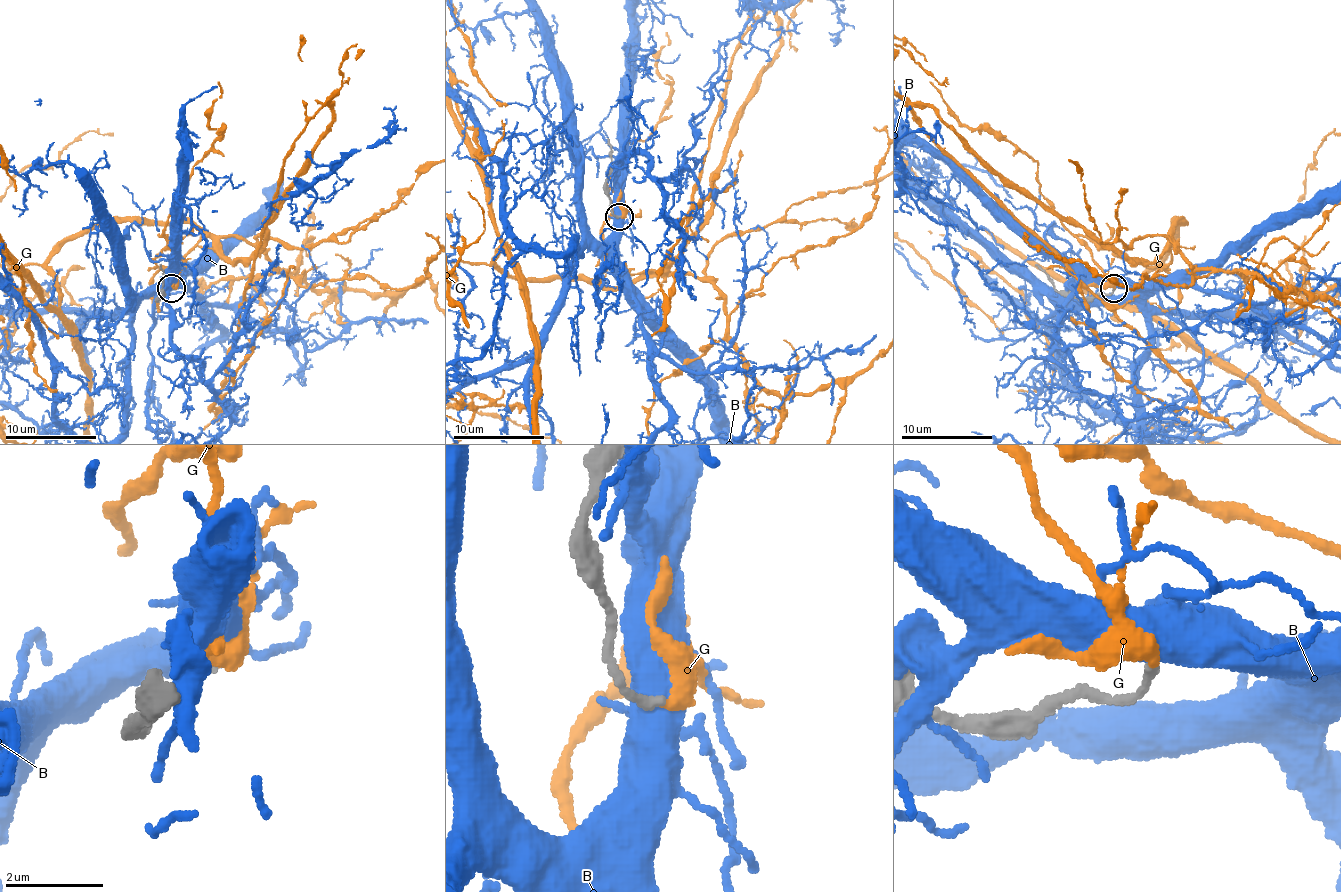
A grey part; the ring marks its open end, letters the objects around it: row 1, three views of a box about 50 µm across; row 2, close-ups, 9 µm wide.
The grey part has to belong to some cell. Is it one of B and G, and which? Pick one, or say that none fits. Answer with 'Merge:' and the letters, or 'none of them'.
Merge: G

